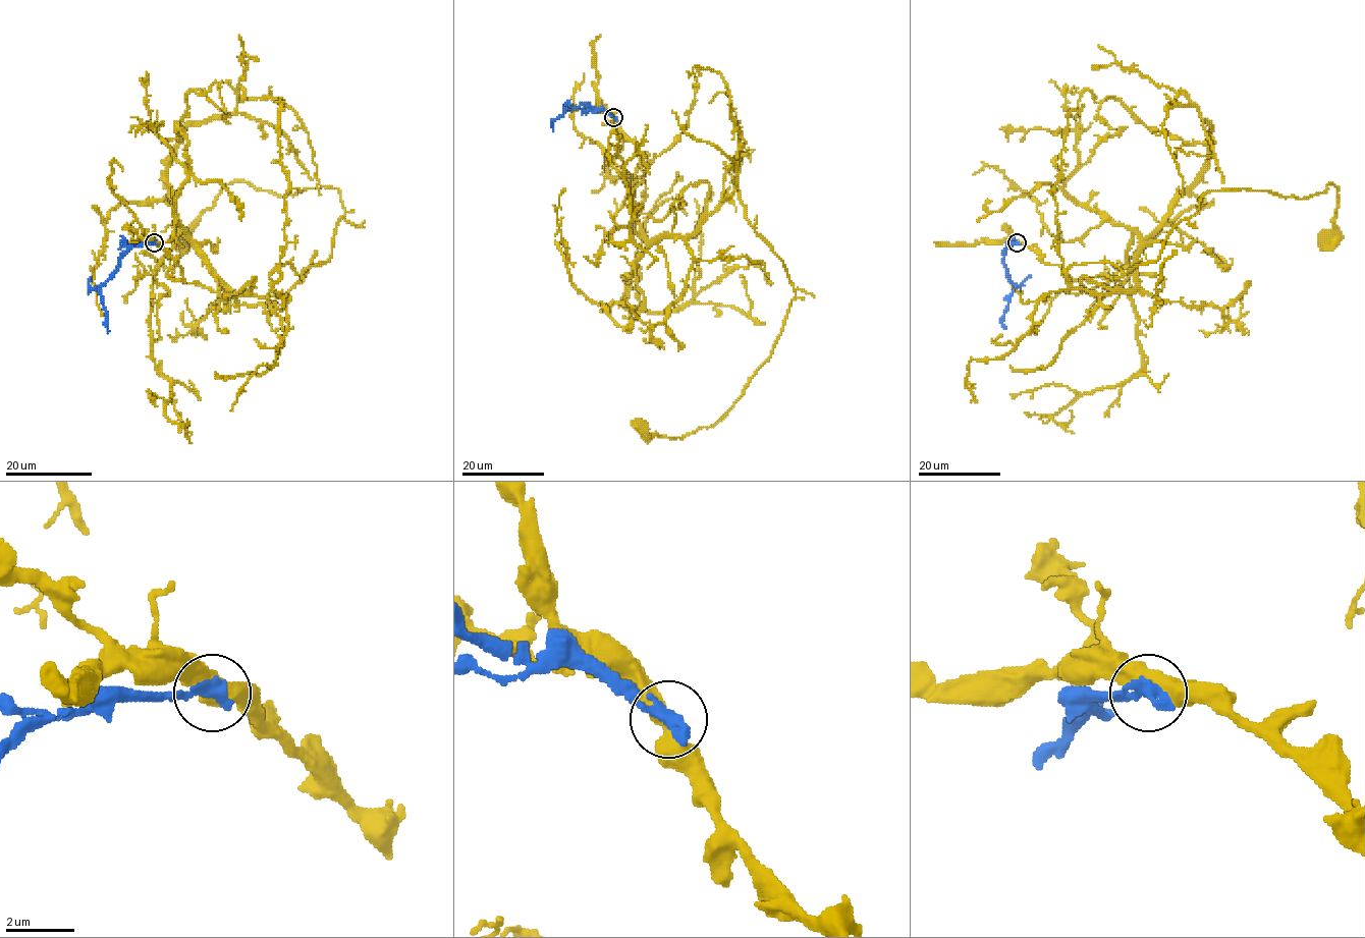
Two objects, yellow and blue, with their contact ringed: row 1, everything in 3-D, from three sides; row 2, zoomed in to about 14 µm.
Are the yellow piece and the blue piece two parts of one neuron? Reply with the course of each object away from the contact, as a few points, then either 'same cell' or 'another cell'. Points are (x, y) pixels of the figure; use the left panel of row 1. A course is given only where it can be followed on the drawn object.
course yellow (154, 242), (170, 279), (265, 296), (276, 267), (325, 263), (345, 211), (331, 187), (236, 181), (182, 241); course blue (154, 242), (131, 245), (100, 288), (108, 332); another cell

